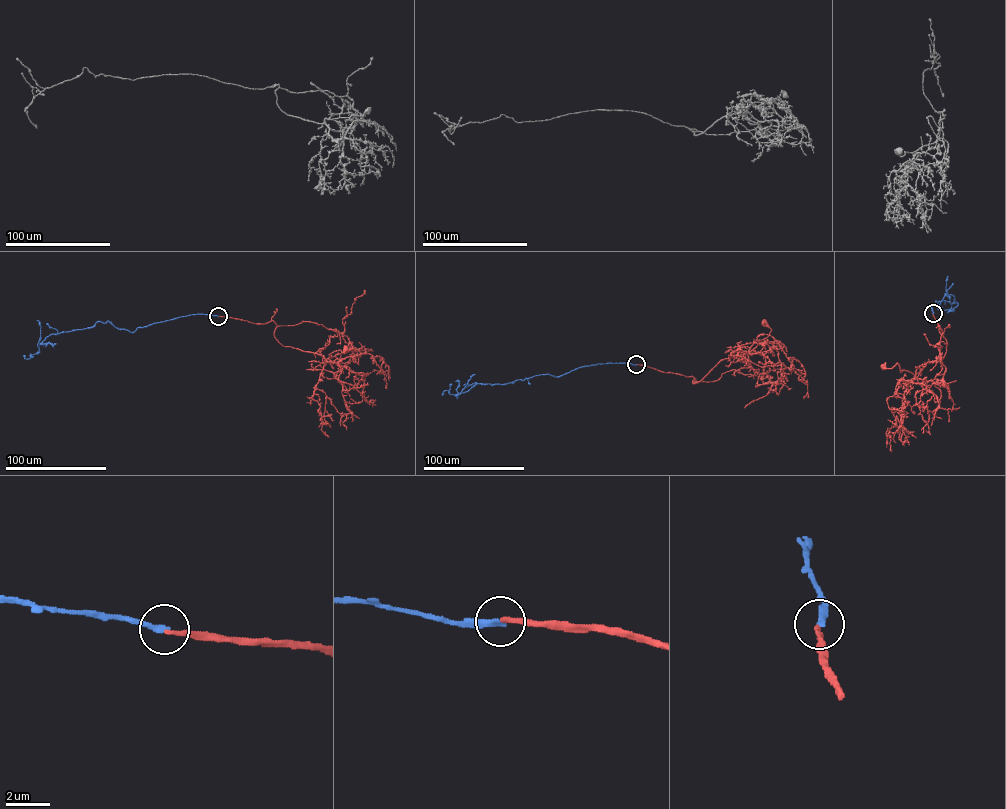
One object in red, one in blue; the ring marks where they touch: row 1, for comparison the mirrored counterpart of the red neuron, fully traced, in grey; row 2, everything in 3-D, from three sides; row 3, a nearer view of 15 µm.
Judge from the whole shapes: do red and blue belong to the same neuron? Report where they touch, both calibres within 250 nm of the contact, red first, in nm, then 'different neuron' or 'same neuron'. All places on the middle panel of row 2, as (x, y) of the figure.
(636, 364) | 220/280 nm | same neuron

